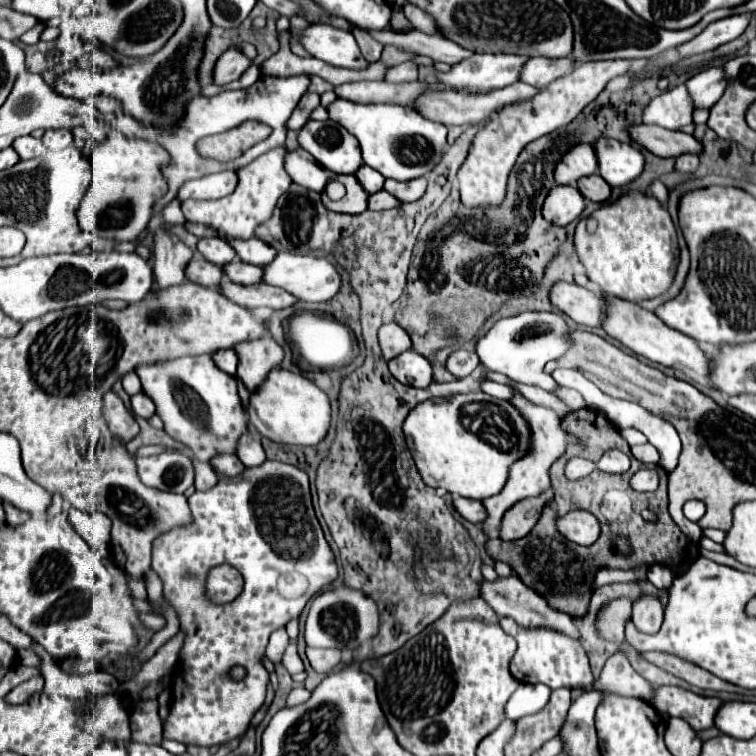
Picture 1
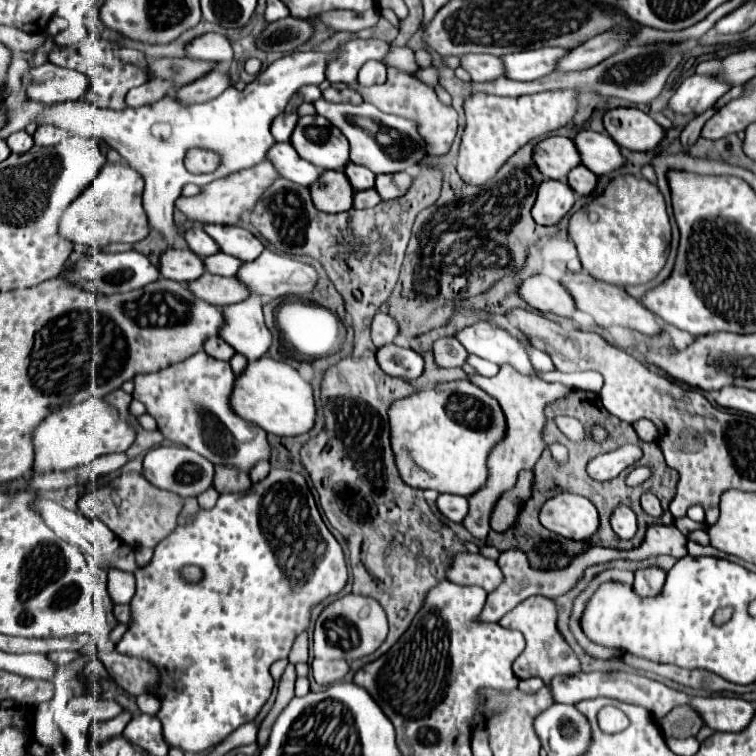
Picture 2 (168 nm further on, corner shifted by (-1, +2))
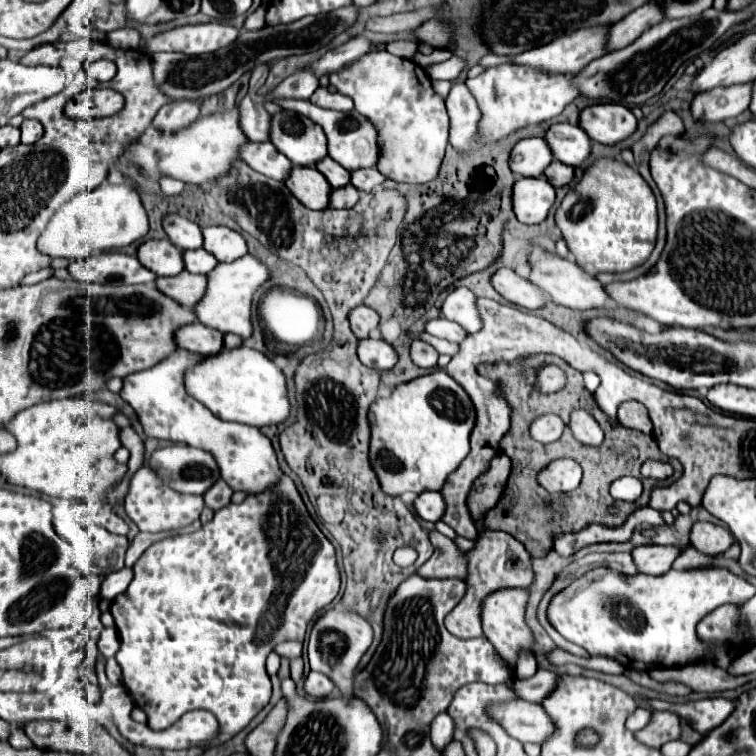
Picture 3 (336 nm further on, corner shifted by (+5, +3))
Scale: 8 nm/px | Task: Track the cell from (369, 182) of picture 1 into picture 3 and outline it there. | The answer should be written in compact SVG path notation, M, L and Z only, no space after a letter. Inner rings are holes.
M323 157L315 167L317 167L317 171L321 171L321 175L325 175L327 183L333 189L349 183L349 171L345 167L341 167L337 161L333 161L331 157Z

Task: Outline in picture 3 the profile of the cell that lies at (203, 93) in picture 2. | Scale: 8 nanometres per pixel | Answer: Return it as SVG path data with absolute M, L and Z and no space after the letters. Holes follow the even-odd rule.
M173 101L159 109L153 119L153 127L161 133L177 133L189 127L199 117L199 103L195 101Z

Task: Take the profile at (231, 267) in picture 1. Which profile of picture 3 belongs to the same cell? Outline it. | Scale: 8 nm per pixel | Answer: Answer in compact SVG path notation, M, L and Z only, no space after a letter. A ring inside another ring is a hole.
M193 249L193 251L183 251L183 263L189 273L207 275L217 265L217 259L205 249Z

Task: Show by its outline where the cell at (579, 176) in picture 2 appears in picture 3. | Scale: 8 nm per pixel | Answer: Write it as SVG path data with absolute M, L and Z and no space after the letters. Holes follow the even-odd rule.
M551 161L545 169L545 177L553 187L563 187L573 179L573 167L559 161Z

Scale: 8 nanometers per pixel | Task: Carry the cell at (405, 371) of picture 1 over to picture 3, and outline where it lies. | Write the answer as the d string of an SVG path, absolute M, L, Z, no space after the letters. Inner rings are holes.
M371 337L361 339L357 343L357 357L363 365L377 371L387 371L397 363L395 349L383 339L371 339Z

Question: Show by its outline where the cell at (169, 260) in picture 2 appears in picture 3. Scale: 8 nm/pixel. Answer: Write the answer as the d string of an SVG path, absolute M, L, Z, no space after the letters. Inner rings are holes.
M149 239L141 243L137 249L137 257L143 267L159 277L179 275L185 269L181 251L169 239Z

